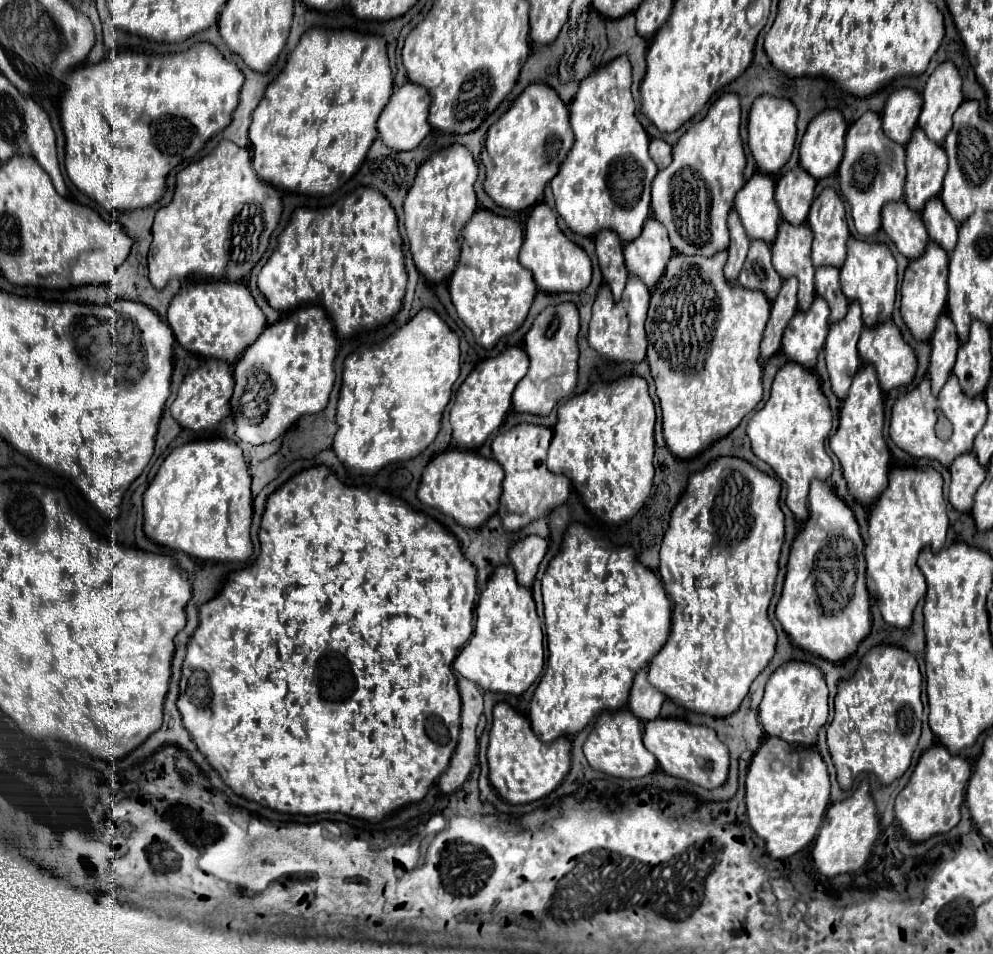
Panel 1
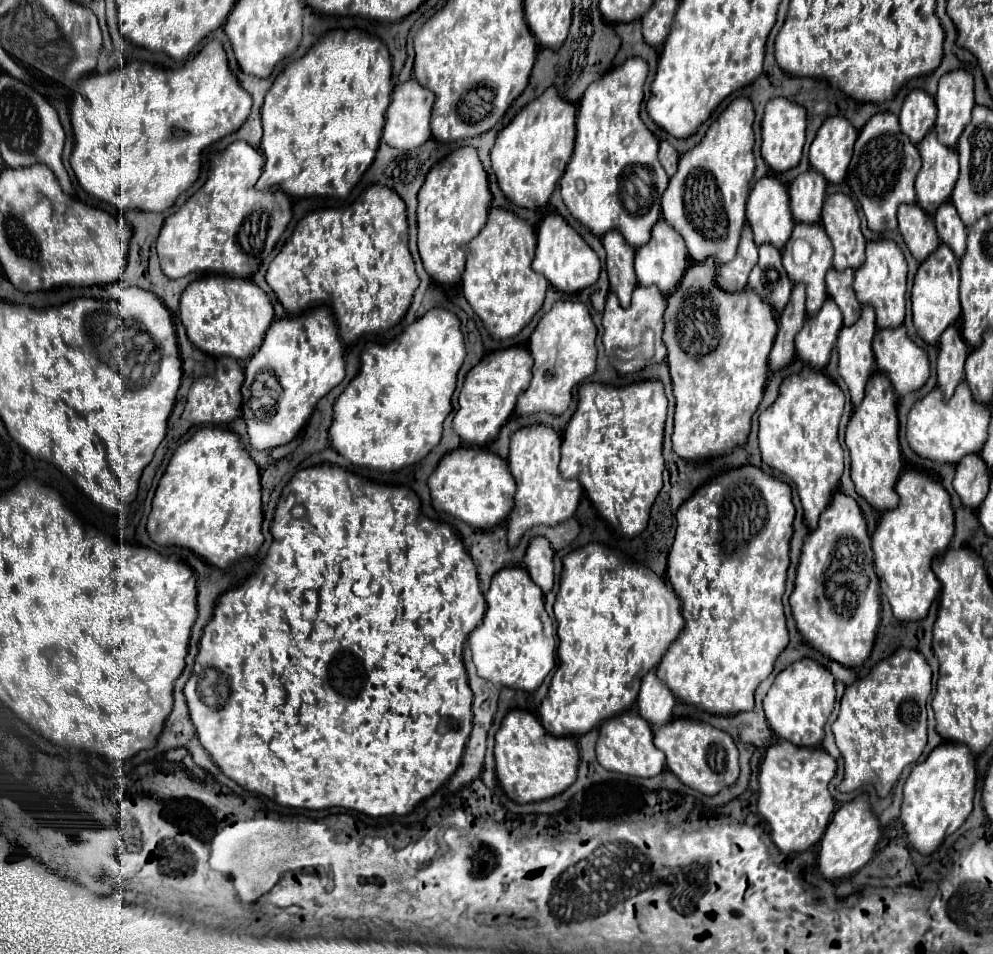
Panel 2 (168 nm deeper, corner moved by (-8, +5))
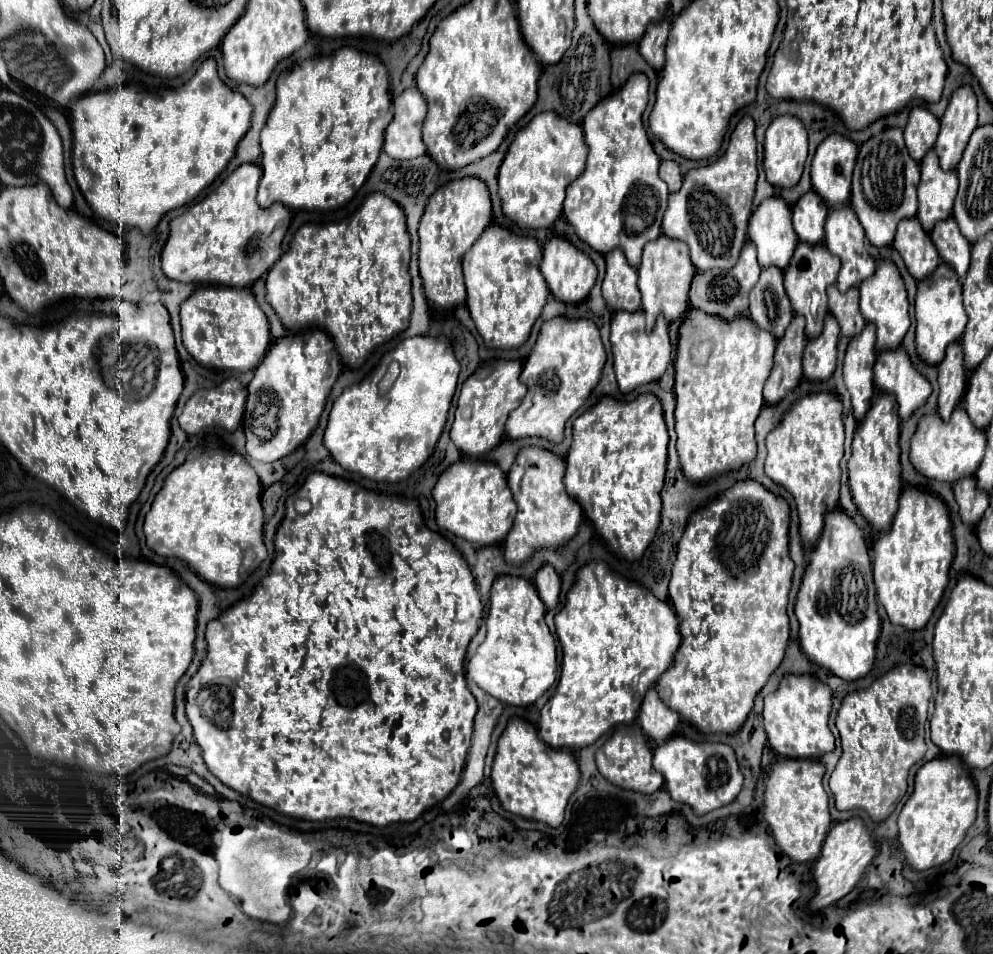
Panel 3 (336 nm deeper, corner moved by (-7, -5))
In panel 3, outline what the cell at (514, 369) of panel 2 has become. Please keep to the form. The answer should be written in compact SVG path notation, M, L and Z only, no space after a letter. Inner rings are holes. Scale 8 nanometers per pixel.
M490 360L484 362L464 384L458 398L456 420L450 428L450 438L456 448L468 456L484 456L502 442L508 414L520 404L526 386L518 380L522 364L518 360Z

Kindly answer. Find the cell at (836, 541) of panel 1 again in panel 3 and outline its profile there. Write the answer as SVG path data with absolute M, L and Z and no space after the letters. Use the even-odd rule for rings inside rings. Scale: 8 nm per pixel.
M842 508L824 516L824 530L808 556L794 614L800 622L800 648L812 662L842 680L858 680L872 670L880 634L872 562L860 528Z

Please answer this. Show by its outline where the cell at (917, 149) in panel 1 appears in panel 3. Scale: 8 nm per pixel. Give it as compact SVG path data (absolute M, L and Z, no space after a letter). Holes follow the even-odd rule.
M930 150L920 162L922 178L918 184L918 214L922 228L930 232L936 222L952 216L958 192L958 176L954 170L942 170L938 156Z

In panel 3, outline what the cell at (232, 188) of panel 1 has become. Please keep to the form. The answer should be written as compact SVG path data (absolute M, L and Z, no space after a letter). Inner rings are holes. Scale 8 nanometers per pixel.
M240 164L214 192L210 192L204 200L190 206L182 216L170 222L170 236L160 254L162 272L170 280L178 282L200 282L200 284L222 284L222 286L236 286L248 288L252 286L262 274L266 274L272 264L282 254L282 238L290 226L290 210L282 204L272 204L268 208L260 208L256 204L256 188L262 176L262 168L258 164Z

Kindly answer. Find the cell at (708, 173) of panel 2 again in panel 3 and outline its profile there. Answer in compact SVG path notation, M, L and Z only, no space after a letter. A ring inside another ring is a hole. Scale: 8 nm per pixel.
M744 116L734 128L724 156L720 156L714 164L690 170L684 176L682 188L670 194L668 210L662 222L662 232L670 238L688 244L690 260L698 270L728 270L736 264L746 240L756 178L758 170L754 120L750 116Z

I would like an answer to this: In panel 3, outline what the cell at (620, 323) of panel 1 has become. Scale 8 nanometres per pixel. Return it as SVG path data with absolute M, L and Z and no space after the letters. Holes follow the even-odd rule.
M616 312L610 324L610 344L612 344L612 356L614 356L614 372L618 386L624 394L632 392L634 388L660 380L662 374L666 372L672 356L672 344L668 336L668 320L664 316L658 316L654 328L646 332L646 320L644 312Z

